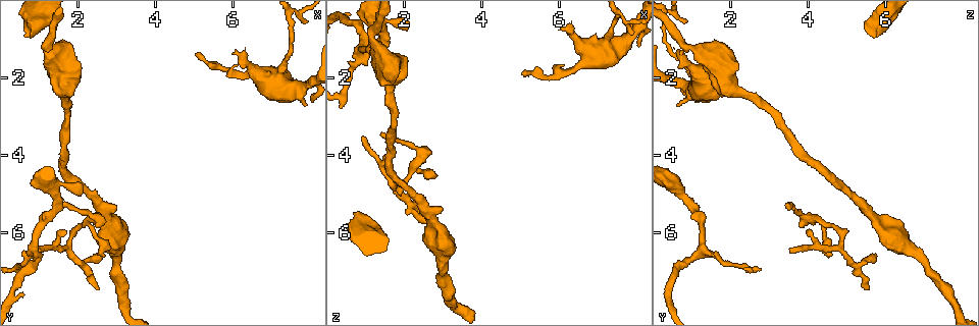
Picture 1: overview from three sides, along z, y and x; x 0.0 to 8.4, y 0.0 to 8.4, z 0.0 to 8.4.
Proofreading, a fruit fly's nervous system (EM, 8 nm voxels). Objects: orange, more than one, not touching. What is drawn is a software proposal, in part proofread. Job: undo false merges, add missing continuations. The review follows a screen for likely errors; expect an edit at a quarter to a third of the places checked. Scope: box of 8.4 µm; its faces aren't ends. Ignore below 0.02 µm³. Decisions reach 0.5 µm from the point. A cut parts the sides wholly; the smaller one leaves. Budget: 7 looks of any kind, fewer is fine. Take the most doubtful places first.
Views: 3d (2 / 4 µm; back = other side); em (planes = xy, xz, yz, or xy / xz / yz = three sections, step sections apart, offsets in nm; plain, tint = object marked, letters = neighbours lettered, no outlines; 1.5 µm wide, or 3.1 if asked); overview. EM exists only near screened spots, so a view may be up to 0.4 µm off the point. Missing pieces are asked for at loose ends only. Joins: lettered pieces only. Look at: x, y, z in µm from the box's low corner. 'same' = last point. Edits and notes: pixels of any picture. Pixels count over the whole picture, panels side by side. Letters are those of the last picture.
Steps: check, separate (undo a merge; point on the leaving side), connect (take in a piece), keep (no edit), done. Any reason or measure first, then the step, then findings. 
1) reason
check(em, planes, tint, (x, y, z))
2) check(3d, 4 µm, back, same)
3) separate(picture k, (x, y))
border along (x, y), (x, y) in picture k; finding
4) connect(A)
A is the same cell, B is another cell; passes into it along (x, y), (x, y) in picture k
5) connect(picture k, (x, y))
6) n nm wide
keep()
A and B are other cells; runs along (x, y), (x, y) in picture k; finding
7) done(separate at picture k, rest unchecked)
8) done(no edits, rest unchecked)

long arm stops here
check(3d, 4 µm, back, (0.65, 0.95, 5.80))

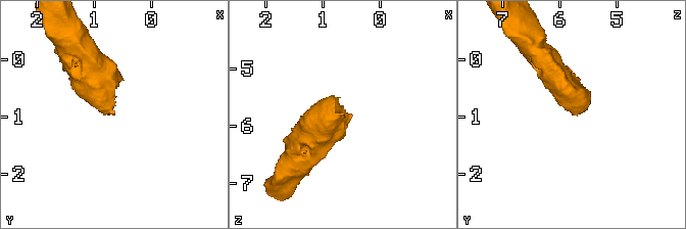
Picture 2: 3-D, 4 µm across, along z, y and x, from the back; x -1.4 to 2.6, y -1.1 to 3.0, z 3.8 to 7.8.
shape alone is not enough
check(em, planes, letters, (0.70, 0.95, 5.75))

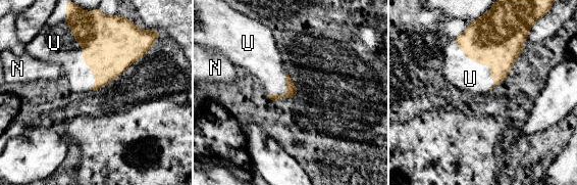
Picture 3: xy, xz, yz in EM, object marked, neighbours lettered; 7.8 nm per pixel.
connect(U)
U is the same cell, N is another cell; passes into it along (110, 44), (83, 57), (55, 43) in picture 3; it goes on there

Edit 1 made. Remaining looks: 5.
redraw
check(overview)

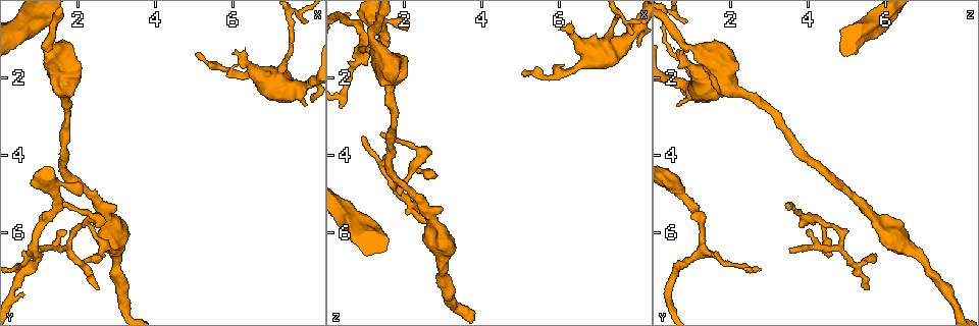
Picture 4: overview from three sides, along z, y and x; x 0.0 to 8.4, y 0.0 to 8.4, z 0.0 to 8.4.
check(3d, 4 µm, (1.40, 5.30, 3.45))

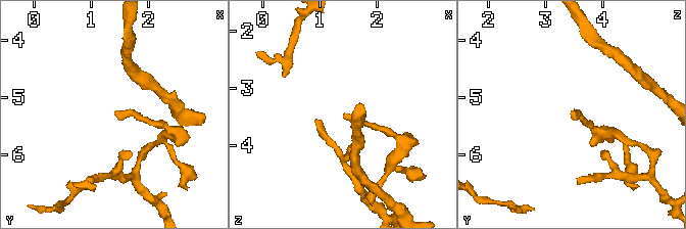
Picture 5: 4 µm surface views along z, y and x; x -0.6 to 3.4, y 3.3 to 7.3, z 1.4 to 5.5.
need the tissue
check(em, planes, plain, (1.45, 5.25, 3.40))

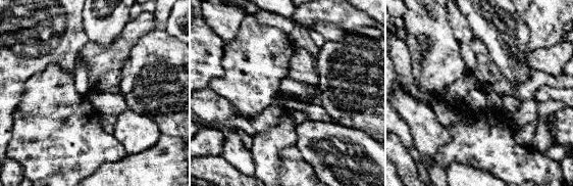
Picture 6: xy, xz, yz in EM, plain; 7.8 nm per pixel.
check(em, planes, letters, same)

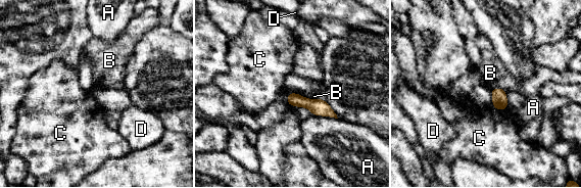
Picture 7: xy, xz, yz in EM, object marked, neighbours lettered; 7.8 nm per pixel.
keep()
A, B, C and D are other cells; border along (491, 89), (502, 88), (505, 91) in picture 7; no lettered piece goes on from it

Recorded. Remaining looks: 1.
done(connect at picture 3, rest unchecked)

